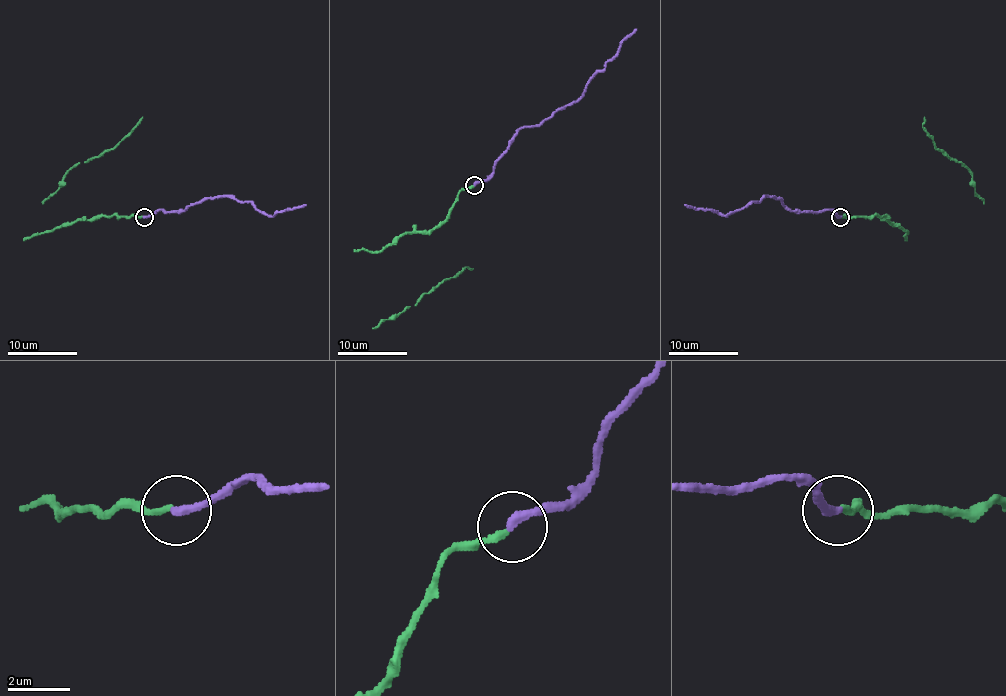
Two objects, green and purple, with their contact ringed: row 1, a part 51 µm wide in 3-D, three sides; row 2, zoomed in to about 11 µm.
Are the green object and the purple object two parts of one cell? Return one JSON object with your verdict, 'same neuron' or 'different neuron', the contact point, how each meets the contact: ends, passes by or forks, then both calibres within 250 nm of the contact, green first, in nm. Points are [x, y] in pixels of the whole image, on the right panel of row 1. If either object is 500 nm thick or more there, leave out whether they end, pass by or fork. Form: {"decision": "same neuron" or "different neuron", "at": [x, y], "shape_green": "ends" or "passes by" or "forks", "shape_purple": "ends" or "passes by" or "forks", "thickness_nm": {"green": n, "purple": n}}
{"decision": "different neuron", "at": [840, 217], "shape_green": "ends", "shape_purple": "ends", "thickness_nm": {"green": 200, "purple": 300}}

